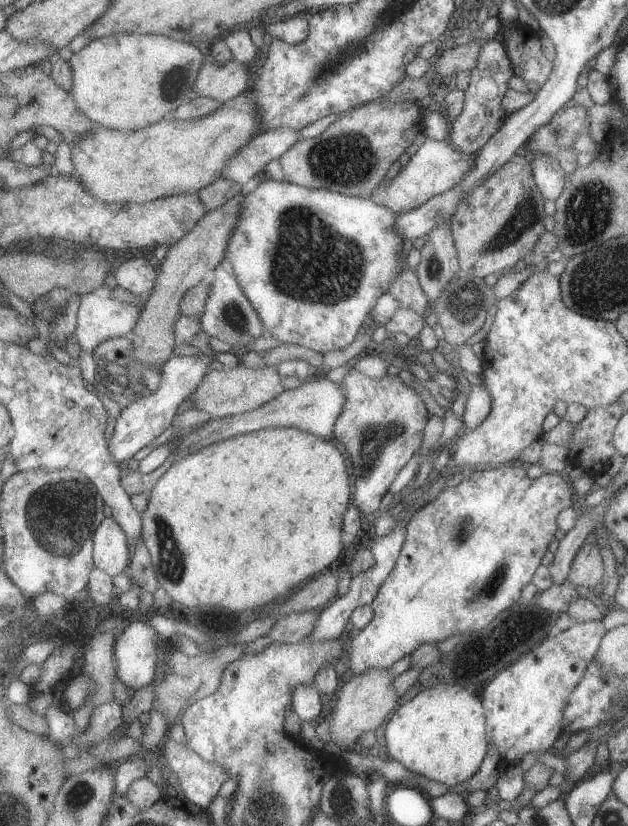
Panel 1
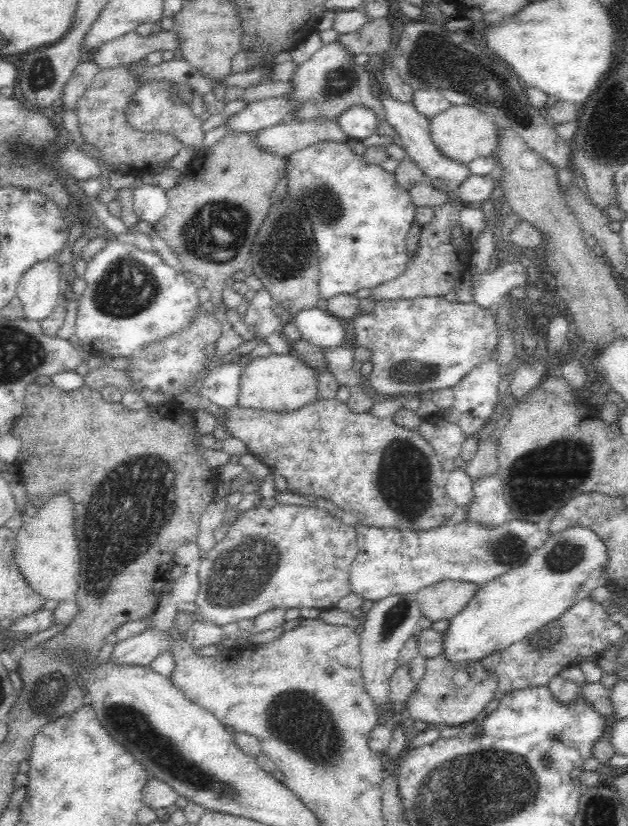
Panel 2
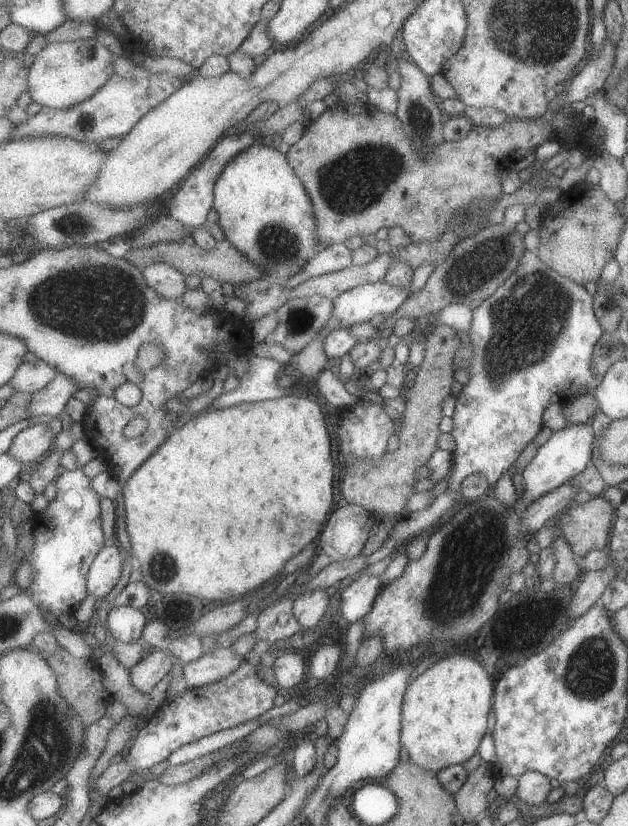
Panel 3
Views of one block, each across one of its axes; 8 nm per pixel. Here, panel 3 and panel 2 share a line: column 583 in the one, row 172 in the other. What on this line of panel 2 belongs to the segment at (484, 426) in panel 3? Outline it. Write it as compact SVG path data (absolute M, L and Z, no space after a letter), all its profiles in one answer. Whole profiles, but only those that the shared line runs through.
M318 141L293 152L285 158L289 175L287 192L297 203L306 206L306 215L313 224L319 252L319 296L331 299L340 294L355 294L362 288L394 281L404 272L409 256L407 238L415 223L415 210L410 192L398 185L395 173L386 172L381 165L366 164L350 146L340 141Z

